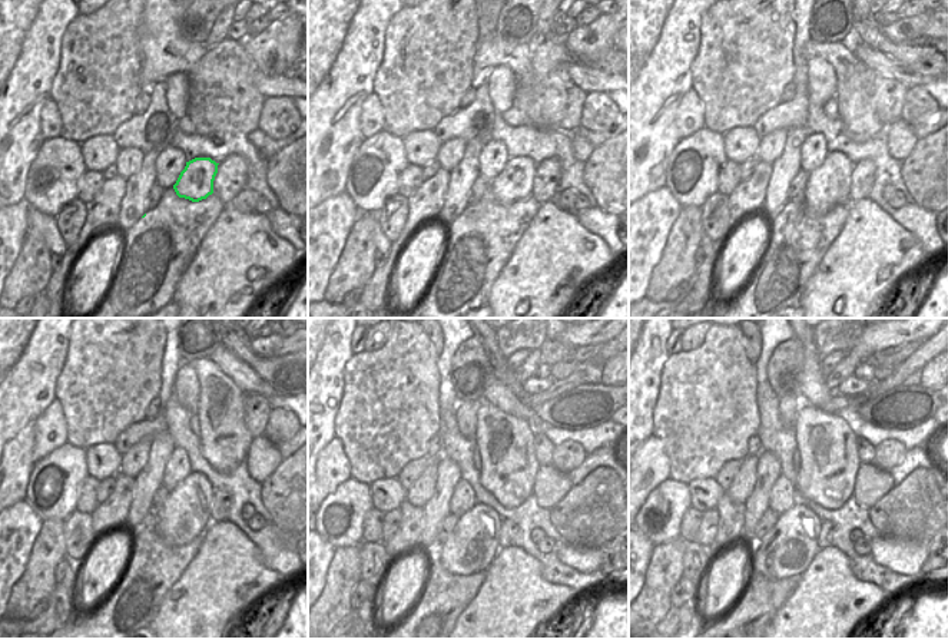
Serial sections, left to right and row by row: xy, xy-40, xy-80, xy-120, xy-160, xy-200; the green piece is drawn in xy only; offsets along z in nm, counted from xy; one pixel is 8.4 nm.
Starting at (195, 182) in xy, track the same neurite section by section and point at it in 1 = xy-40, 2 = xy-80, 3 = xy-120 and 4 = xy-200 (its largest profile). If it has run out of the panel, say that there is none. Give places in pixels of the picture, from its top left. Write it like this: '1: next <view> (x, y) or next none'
1: next xy-40 (514, 184)
2: next xy-80 (828, 186)
3: next xy-120 (185, 515)
4: next xy-200 (786, 550)

